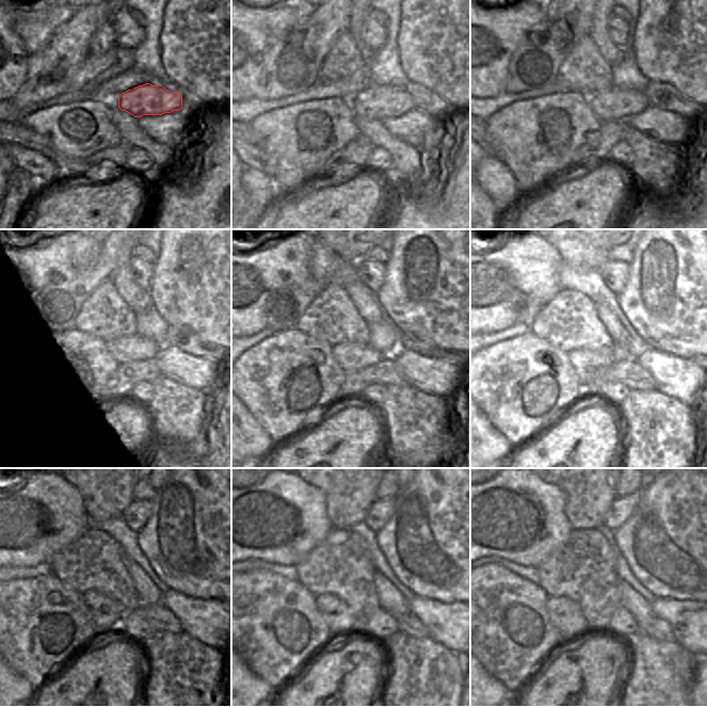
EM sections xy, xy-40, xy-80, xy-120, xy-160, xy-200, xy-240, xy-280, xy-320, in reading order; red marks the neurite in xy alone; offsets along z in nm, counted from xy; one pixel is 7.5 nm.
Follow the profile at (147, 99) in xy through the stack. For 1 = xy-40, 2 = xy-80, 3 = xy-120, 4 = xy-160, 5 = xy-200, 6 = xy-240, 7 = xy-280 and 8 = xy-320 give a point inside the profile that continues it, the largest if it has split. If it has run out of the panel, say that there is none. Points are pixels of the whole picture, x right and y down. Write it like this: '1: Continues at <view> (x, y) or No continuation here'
1: Continues at xy-40 (375, 101)
2: Continues at xy-80 (619, 102)
3: Continues at xy-120 (129, 348)
4: Continues at xy-160 (351, 357)
5: Continues at xy-200 (588, 364)
6: Continues at xy-240 (107, 612)
7: Continues at xy-280 (340, 619)
8: Continues at xy-320 (565, 614)

